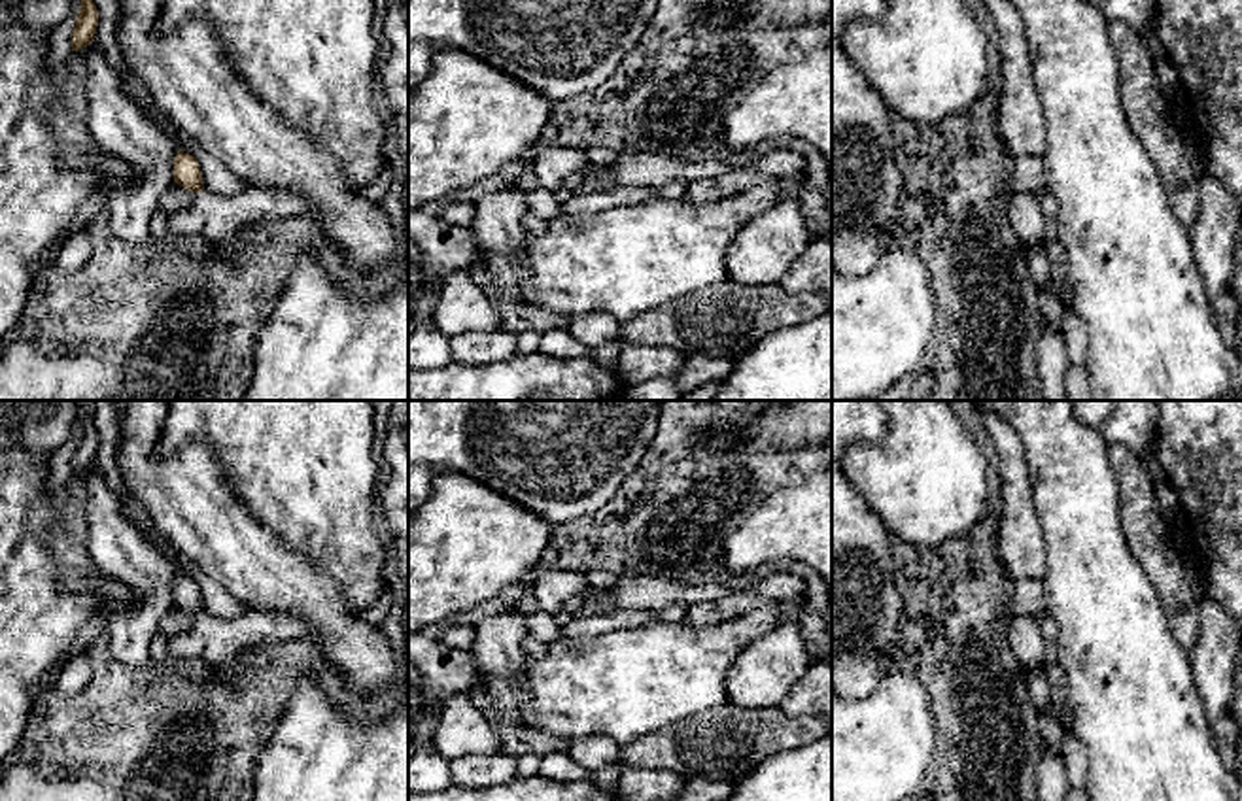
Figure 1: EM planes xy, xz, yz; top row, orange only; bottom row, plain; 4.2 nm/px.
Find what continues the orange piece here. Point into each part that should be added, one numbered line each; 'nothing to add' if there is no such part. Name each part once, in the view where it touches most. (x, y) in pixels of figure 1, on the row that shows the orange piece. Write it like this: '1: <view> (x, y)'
1: xy (218, 218)

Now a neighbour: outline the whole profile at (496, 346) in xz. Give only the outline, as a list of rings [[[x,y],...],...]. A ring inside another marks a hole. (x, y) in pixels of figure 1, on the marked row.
[[[501,327],[488,332],[463,332],[450,338],[452,363],[461,366],[484,366],[505,363],[518,355],[518,334]]]

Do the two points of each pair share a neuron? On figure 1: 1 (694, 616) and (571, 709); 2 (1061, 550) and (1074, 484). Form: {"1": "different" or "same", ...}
{"1": "different", "2": "same"}

